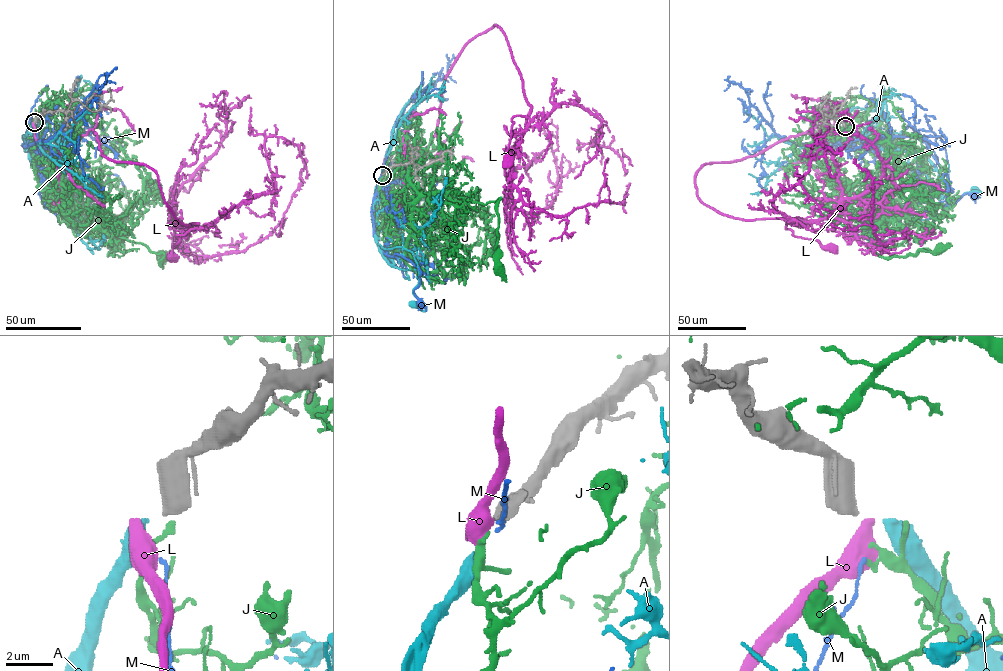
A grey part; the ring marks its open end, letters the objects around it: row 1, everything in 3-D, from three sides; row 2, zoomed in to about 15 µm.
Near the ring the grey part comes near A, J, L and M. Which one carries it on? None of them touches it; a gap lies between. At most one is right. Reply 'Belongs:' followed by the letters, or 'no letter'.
Belongs: A

